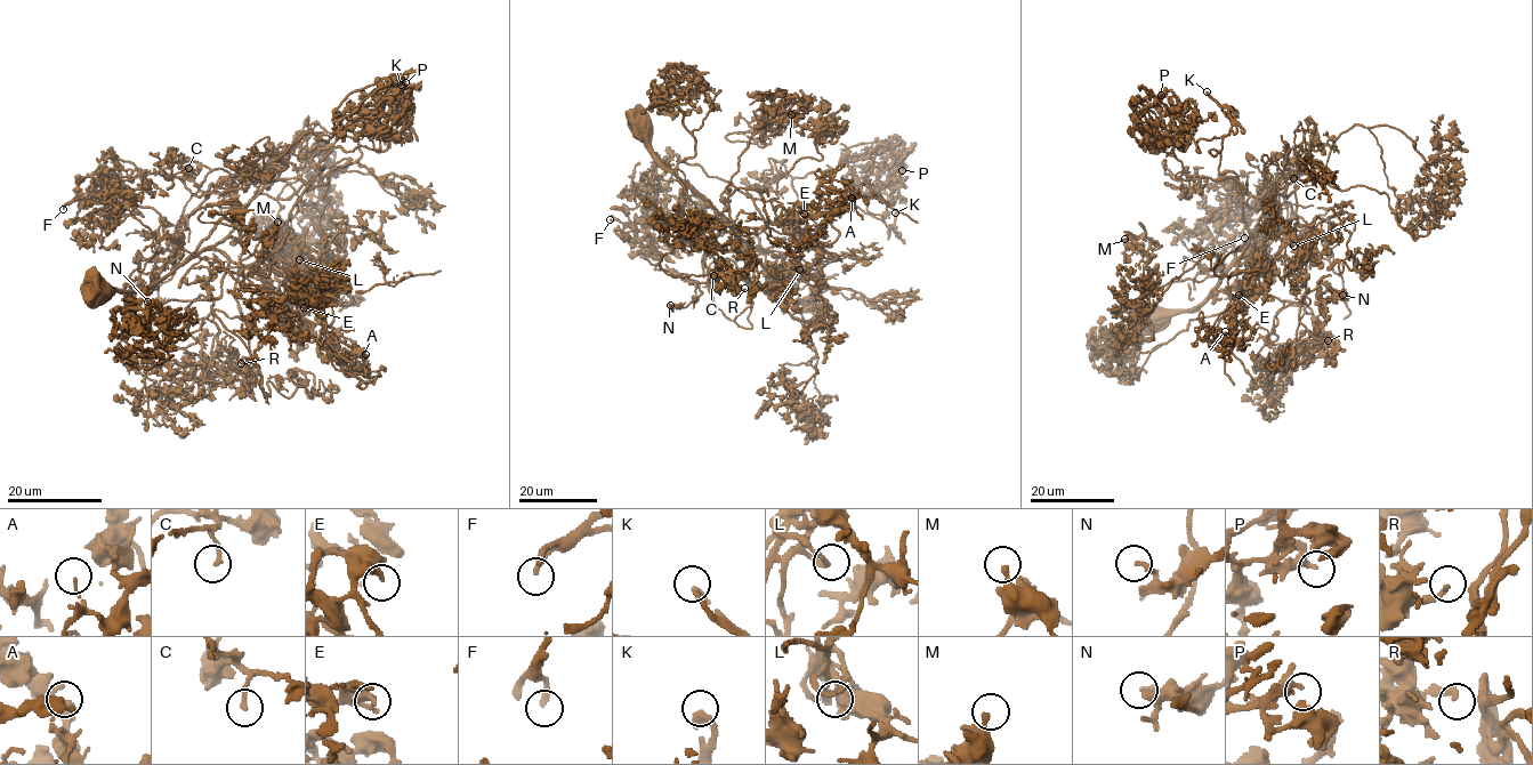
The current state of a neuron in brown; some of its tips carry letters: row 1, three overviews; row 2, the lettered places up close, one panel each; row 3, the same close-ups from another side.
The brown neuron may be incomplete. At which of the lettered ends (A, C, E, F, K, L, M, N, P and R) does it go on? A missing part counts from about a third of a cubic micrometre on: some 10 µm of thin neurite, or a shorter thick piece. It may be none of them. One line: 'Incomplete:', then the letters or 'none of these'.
Incomplete: N

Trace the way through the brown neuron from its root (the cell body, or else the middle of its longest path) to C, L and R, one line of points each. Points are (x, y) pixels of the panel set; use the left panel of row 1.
C: (91, 290), (87, 292), (103, 295), (144, 289), (195, 250), (235, 206), (230, 174), (198, 162), (188, 168)
L: (91, 290), (144, 289), (228, 236), (233, 243), (273, 226), (300, 238), (299, 259)
R: (91, 290), (144, 289), (219, 250), (222, 292), (193, 300), (186, 320), (211, 320), (210, 351), (241, 363)

